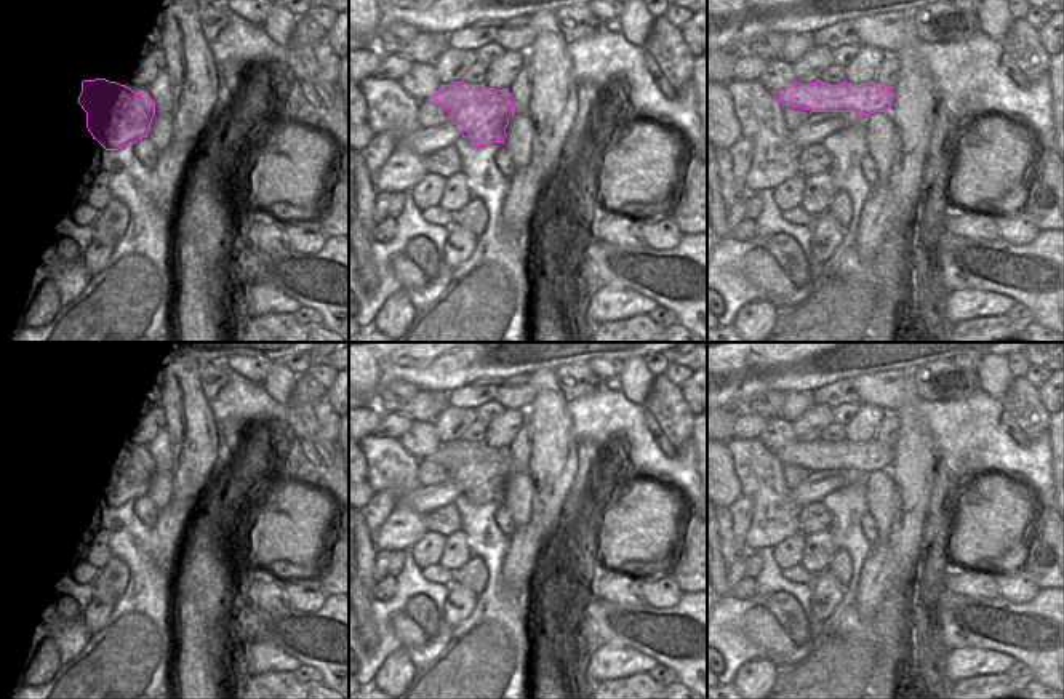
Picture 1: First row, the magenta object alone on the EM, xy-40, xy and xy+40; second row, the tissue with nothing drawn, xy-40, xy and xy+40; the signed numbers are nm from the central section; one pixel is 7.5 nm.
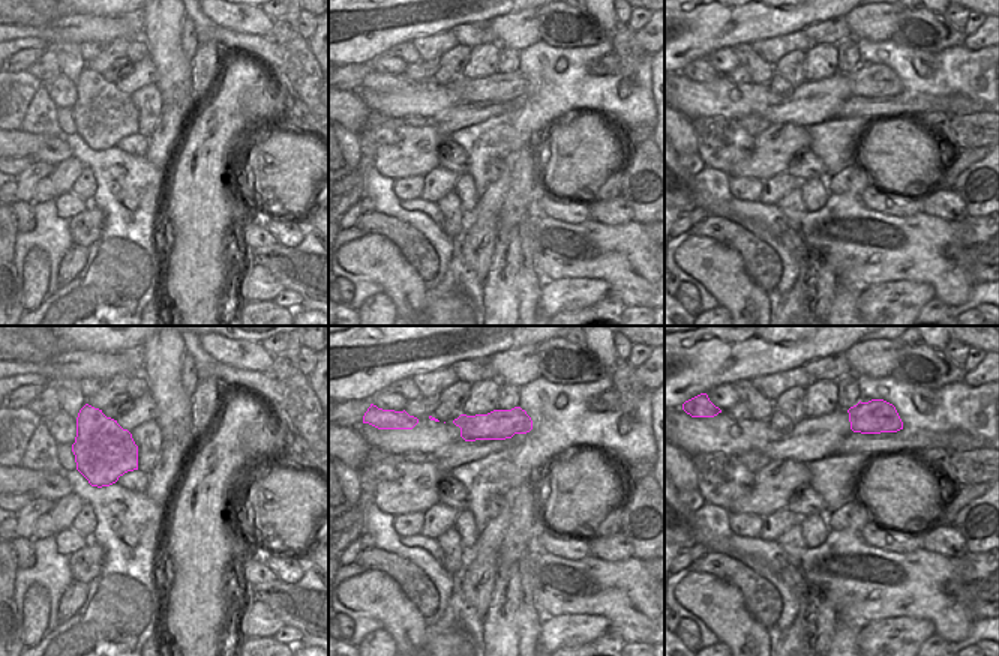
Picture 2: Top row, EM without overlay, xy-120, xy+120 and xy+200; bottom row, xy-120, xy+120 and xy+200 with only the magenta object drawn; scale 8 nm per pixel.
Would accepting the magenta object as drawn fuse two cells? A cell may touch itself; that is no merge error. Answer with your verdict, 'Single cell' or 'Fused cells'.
Fused cells.

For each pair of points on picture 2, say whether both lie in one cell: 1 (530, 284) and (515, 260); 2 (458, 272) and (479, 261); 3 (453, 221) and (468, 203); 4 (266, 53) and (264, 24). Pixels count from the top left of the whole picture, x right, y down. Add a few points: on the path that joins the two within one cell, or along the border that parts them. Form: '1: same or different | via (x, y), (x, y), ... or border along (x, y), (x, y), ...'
1: different | border along (527, 261), (504, 297), (518, 309)
2: different | border along (459, 239), (462, 261), (483, 285)
3: different | border along (455, 189), (464, 210)
4: different | border along (230, 29), (239, 33), (270, 35)

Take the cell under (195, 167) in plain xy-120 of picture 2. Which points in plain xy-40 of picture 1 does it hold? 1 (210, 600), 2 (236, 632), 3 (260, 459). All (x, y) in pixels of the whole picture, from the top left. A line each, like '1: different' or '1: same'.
1: same
2: different
3: same

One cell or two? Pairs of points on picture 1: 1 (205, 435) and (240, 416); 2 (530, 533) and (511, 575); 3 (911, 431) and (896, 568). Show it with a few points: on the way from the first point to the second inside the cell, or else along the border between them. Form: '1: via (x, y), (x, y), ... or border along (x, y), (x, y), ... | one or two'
1: border along (207, 403), (216, 427) | two
2: via (520, 543), (511, 554), (511, 565) | one
3: via (914, 464), (912, 535) | one

